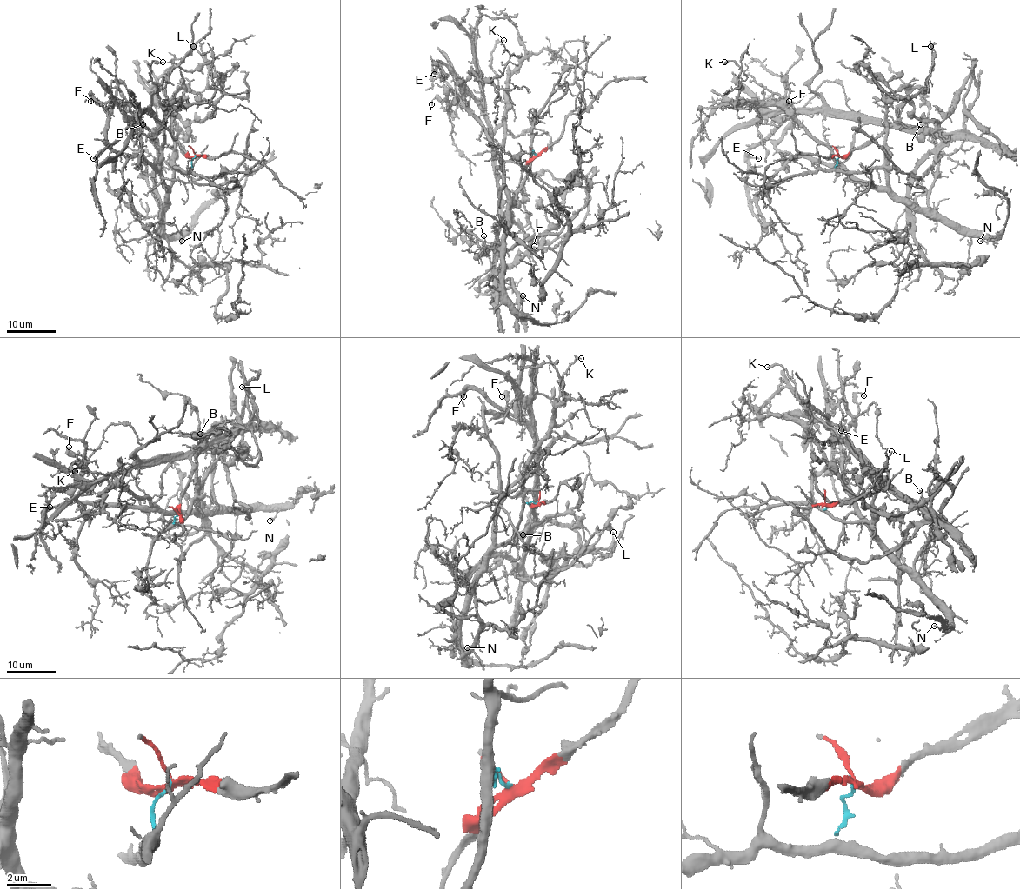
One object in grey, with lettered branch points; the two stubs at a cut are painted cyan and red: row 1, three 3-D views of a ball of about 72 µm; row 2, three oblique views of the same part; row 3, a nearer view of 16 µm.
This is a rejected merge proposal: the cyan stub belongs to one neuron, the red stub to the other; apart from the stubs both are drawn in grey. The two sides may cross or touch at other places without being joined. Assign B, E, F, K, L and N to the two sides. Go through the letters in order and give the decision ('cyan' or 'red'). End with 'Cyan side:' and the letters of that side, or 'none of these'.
B: red
E: red
F: cyan
K: cyan
L: red
N: cyan
Cyan side: F, K, N

